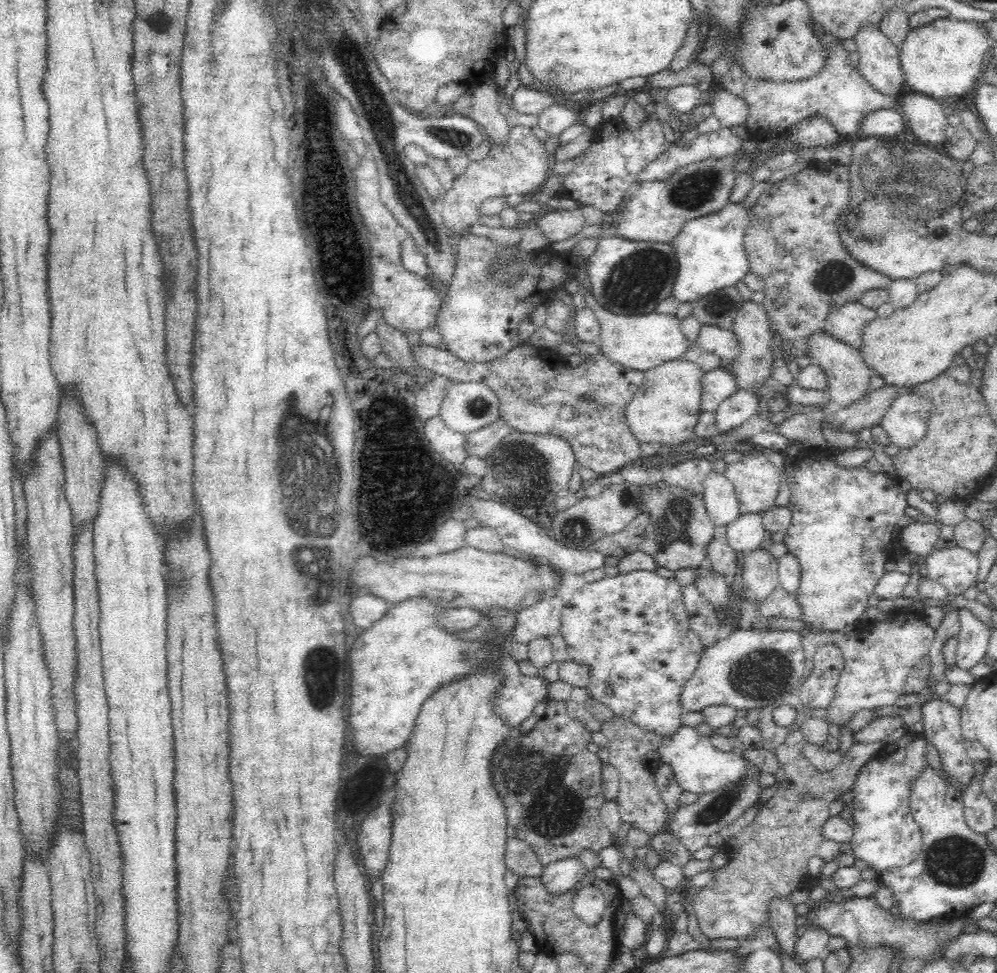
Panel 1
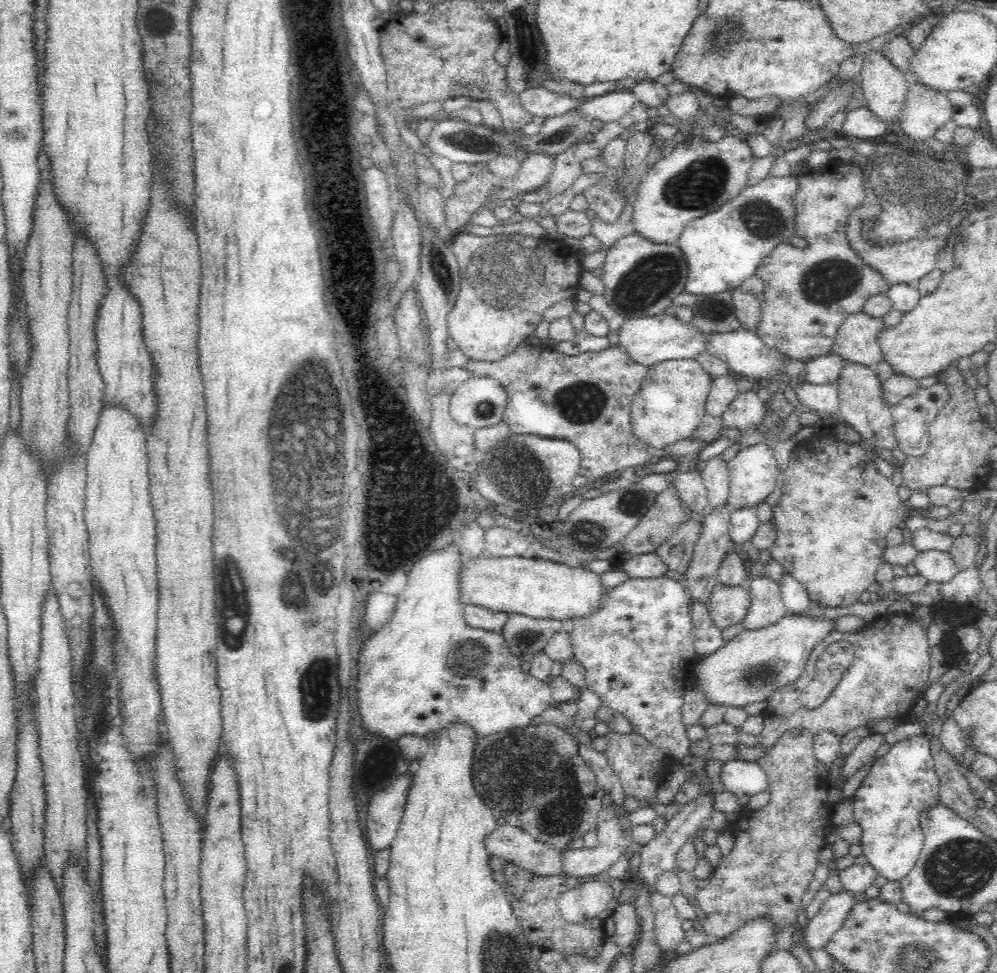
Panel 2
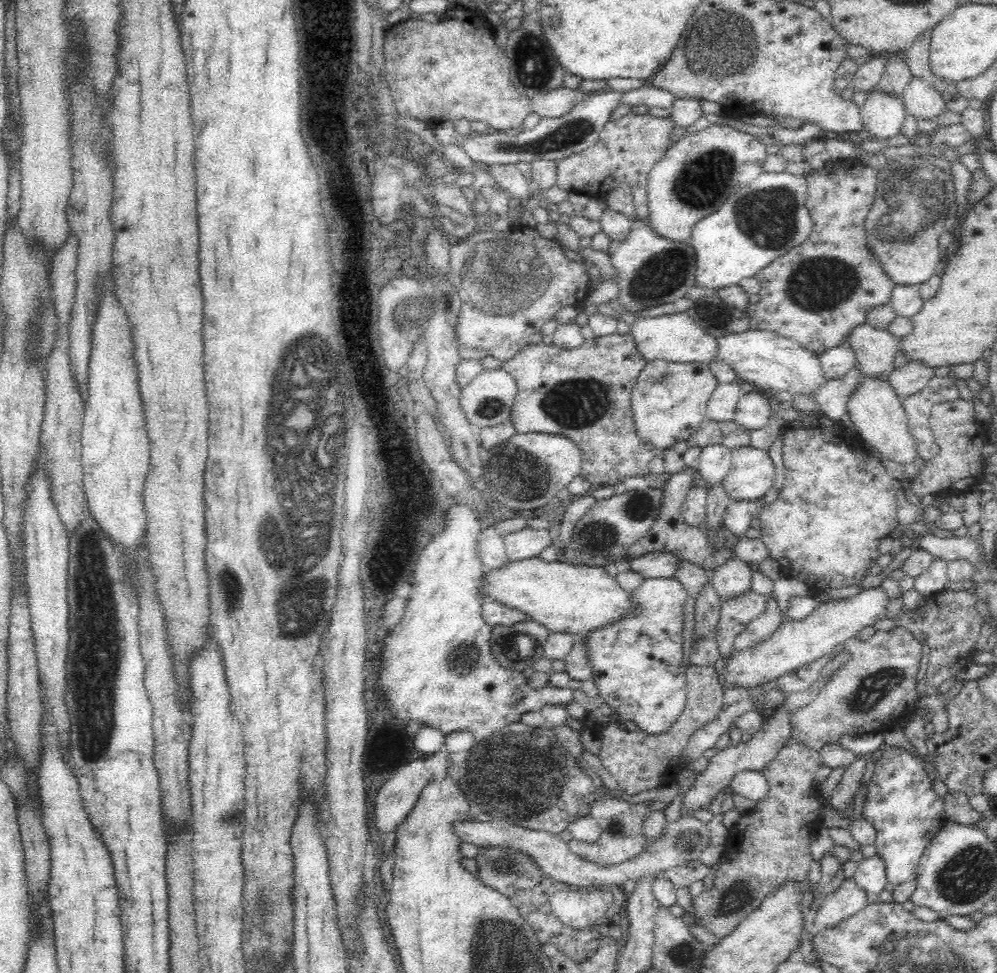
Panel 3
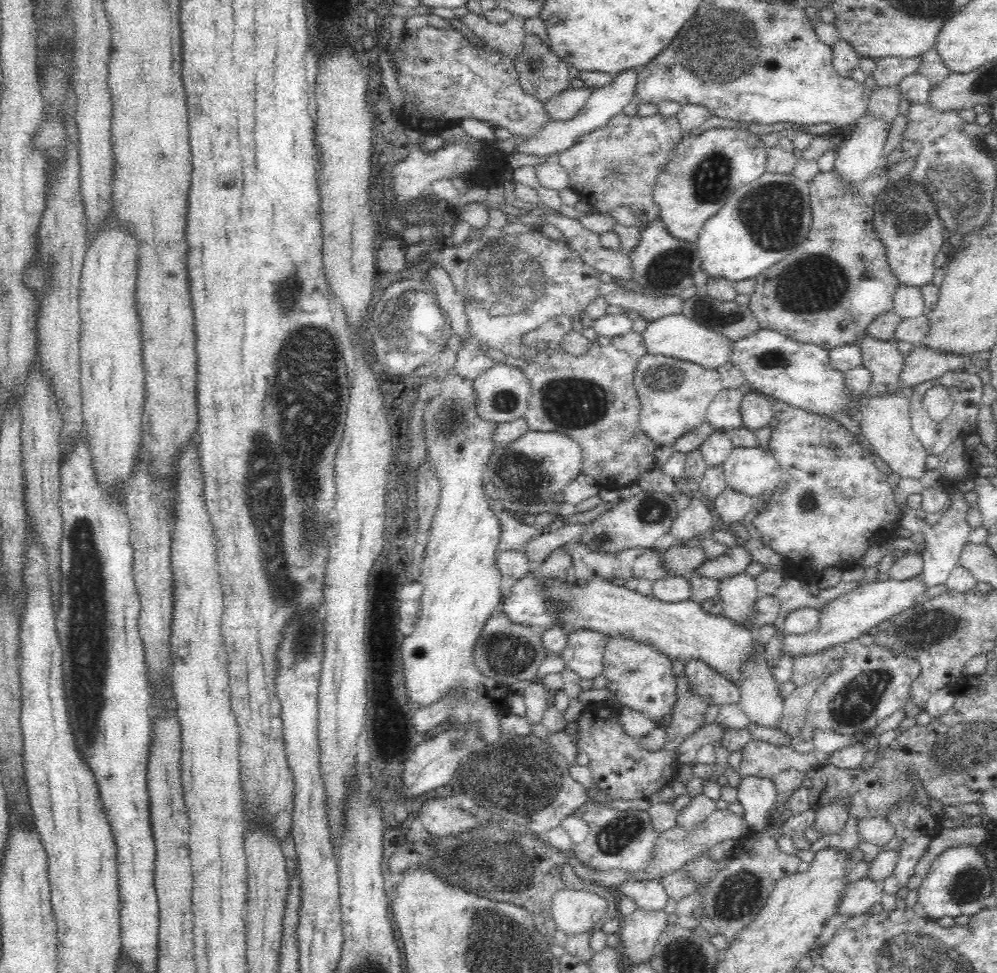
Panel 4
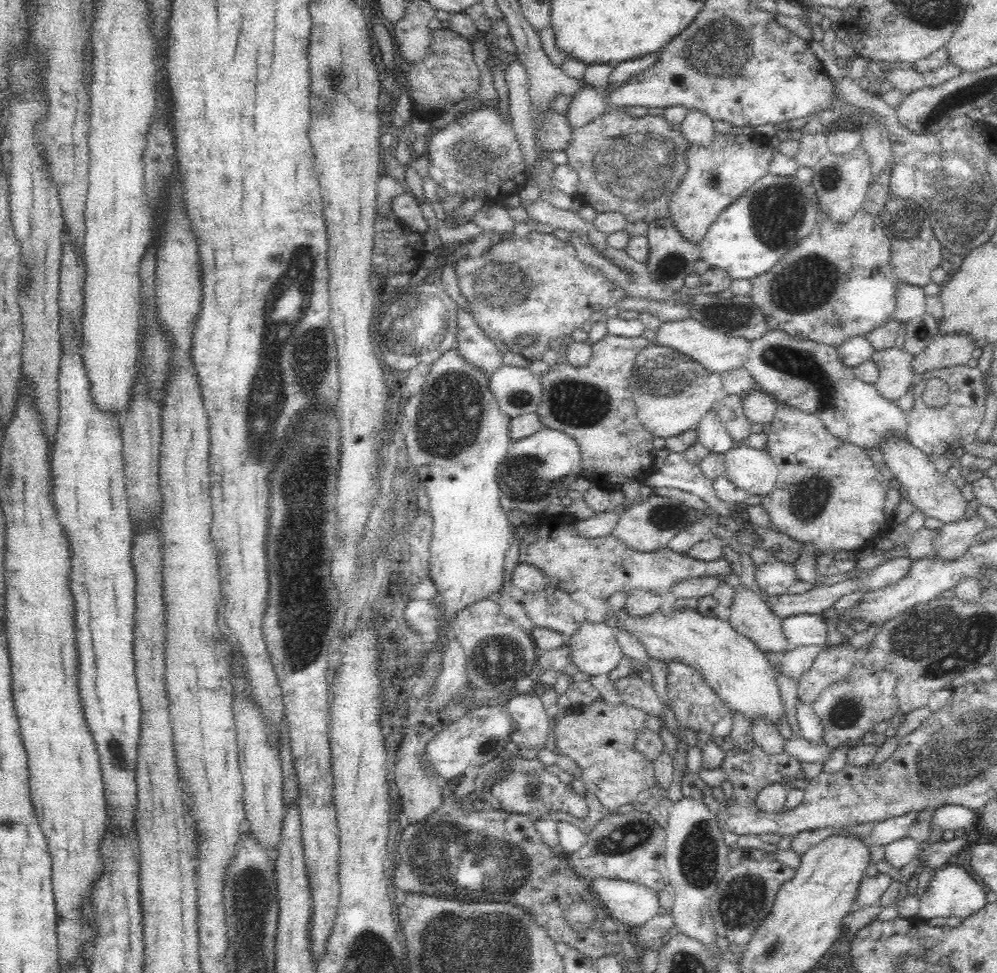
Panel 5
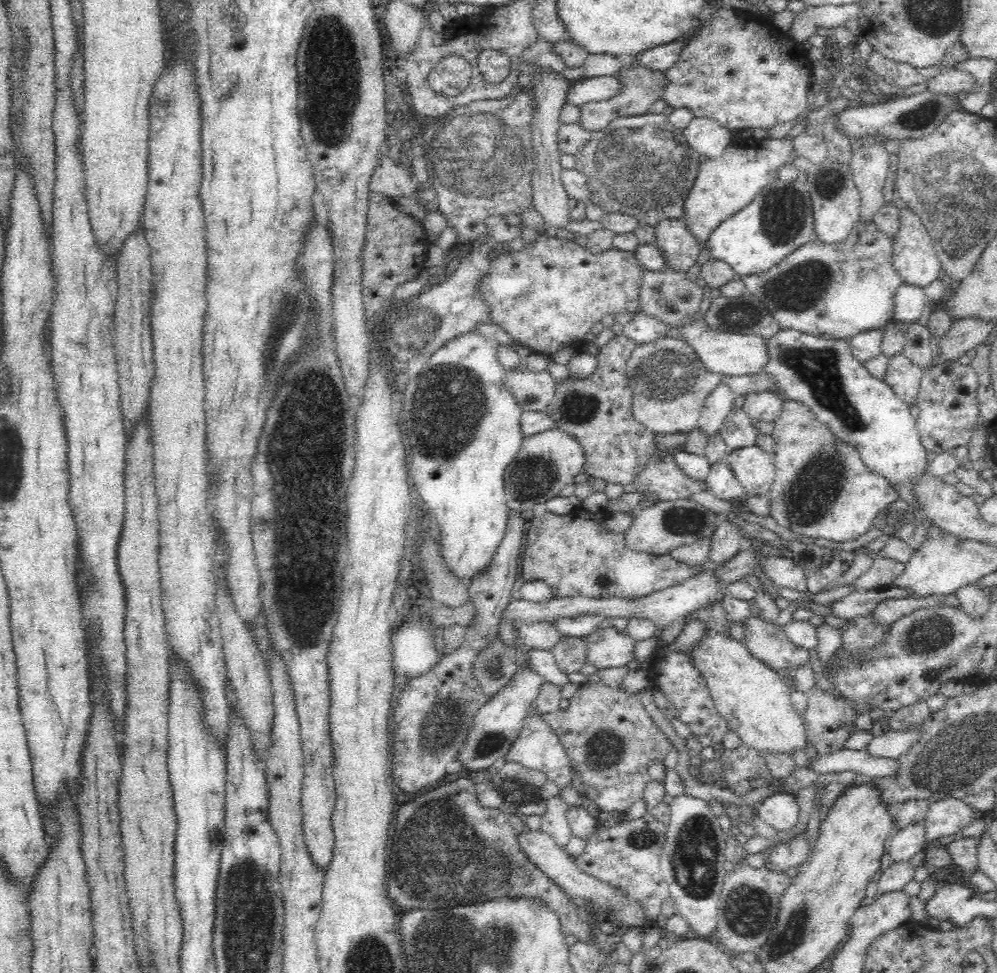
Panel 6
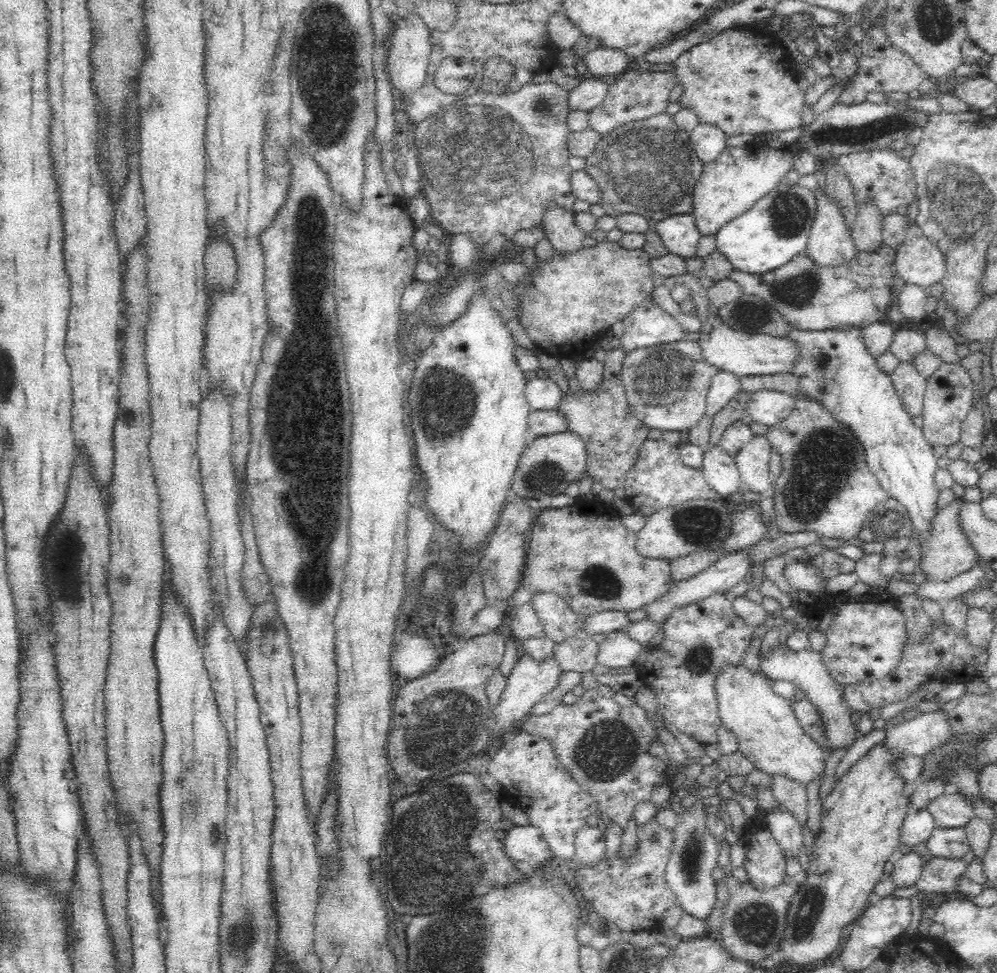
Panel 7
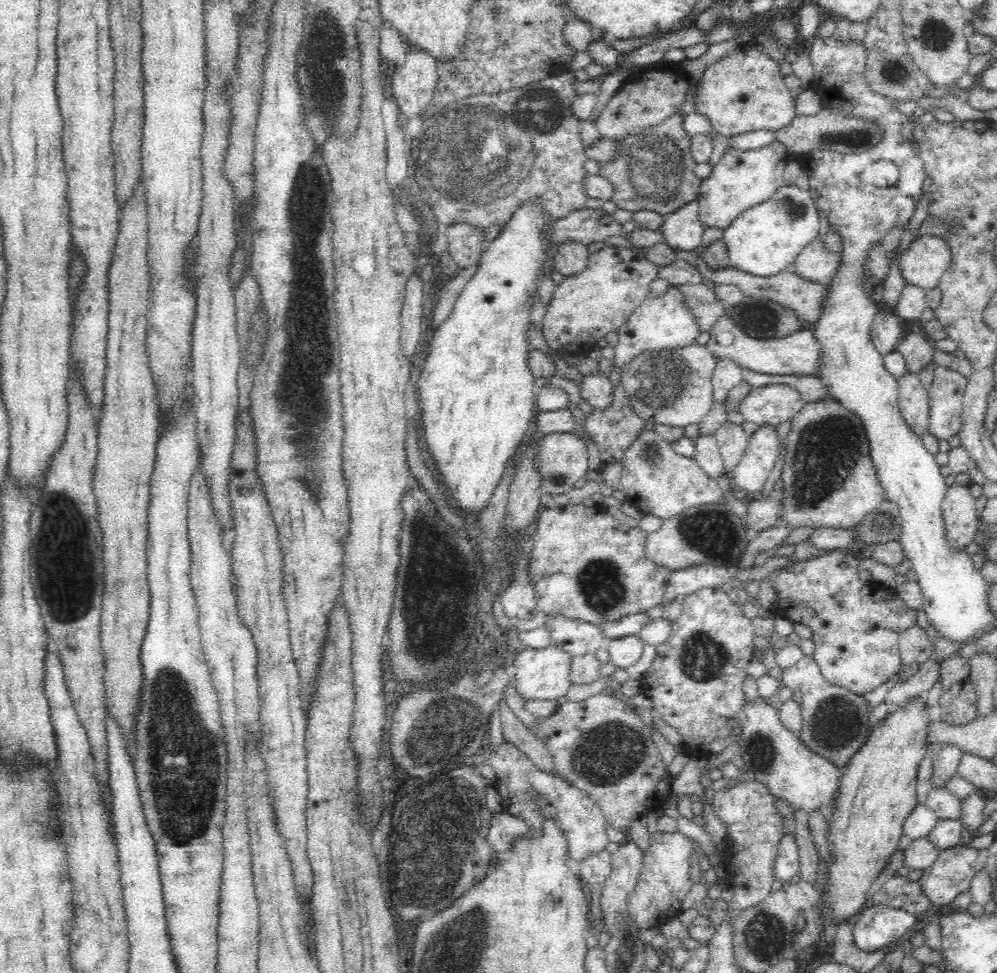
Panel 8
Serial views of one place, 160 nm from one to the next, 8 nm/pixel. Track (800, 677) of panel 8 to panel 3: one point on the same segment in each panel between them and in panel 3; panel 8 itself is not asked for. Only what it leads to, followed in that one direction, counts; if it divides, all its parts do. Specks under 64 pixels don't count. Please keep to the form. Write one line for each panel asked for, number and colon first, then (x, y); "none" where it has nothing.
3: (734, 578)
4: (739, 594)
5: (749, 616)
6: (766, 641)
7: (805, 669)

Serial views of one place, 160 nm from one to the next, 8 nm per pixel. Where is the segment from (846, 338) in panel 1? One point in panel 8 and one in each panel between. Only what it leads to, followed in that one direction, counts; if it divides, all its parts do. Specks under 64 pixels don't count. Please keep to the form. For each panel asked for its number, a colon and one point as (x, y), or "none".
2: (857, 340)
3: (876, 349)
4: (882, 358)
5: (894, 382)
6: (904, 378)
7: (910, 385)
8: (913, 401)

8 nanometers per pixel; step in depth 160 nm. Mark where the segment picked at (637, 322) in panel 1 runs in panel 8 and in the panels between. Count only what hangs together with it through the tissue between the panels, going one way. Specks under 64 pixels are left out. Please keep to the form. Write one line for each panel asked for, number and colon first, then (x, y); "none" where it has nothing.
2: (649, 340)
3: (675, 337)
4: (681, 337)
5: (716, 351)
6: (730, 354)
7: (744, 354)
8: (799, 354)

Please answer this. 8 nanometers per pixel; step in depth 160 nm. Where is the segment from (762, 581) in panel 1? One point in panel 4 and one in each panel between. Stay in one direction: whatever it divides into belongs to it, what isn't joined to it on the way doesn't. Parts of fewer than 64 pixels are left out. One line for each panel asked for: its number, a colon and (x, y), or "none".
2: (767, 608)
3: (756, 632)
4: (761, 702)

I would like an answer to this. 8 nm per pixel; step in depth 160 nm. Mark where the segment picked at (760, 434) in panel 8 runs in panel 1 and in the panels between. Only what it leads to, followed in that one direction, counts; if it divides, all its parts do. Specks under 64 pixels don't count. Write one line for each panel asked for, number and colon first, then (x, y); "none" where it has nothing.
1: (756, 479)
2: (753, 473)
3: (751, 475)
4: (753, 471)
5: (753, 470)
6: (755, 469)
7: (753, 459)

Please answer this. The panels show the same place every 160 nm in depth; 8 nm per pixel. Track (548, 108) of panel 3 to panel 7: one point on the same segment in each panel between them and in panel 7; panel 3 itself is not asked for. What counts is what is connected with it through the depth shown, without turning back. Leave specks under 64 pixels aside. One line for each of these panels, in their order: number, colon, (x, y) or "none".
4: (564, 106)
5: (588, 104)
6: (642, 88)
7: (637, 95)

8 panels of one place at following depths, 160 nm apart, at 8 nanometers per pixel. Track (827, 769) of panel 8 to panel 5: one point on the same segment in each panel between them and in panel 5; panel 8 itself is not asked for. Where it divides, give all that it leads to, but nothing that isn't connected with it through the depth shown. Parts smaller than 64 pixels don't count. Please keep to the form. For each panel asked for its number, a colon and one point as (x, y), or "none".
5: (739, 673)
6: (755, 703)
7: (769, 736)

